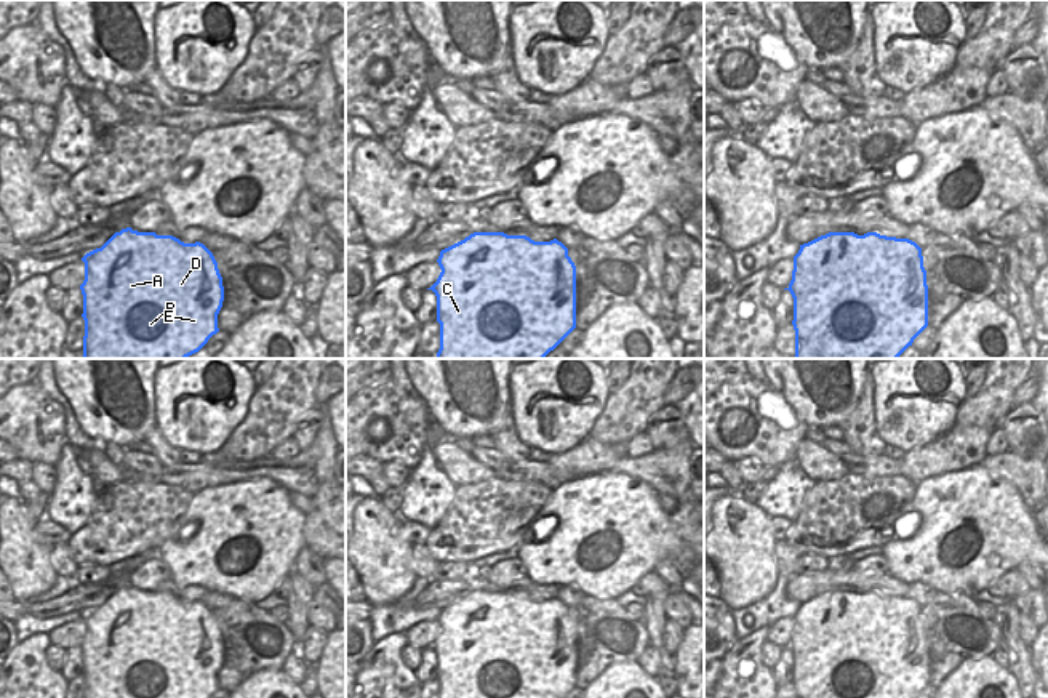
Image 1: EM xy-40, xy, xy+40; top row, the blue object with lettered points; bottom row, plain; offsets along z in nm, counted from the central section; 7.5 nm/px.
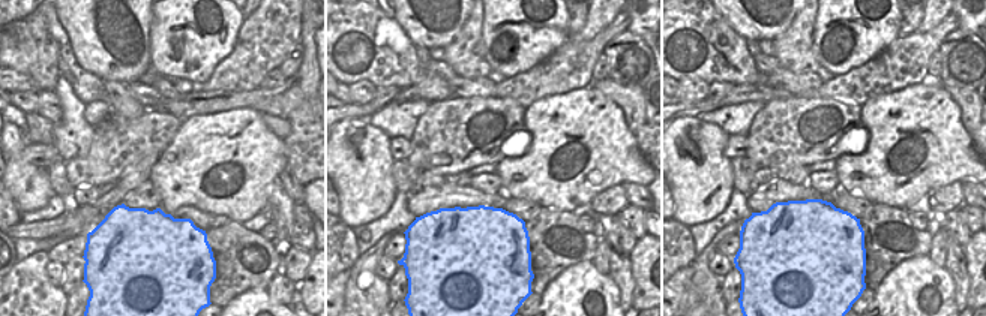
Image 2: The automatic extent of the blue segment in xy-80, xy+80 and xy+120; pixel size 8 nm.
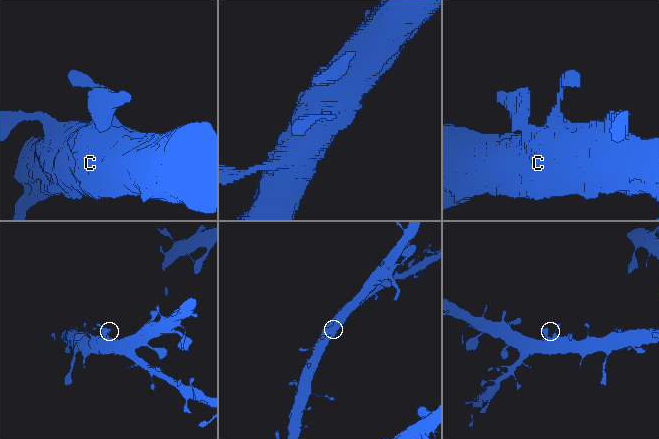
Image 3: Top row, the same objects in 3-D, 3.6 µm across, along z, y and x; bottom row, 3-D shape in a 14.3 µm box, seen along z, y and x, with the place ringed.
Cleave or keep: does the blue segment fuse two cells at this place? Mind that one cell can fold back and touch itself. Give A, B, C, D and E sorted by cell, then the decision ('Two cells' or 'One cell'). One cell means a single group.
Groups: A B C D E. One cell

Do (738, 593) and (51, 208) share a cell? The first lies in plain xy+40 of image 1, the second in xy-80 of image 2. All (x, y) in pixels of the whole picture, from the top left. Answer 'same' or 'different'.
different

